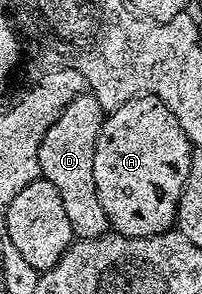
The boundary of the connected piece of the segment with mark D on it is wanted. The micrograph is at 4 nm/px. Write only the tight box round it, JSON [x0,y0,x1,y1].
[45,102,114,245]

